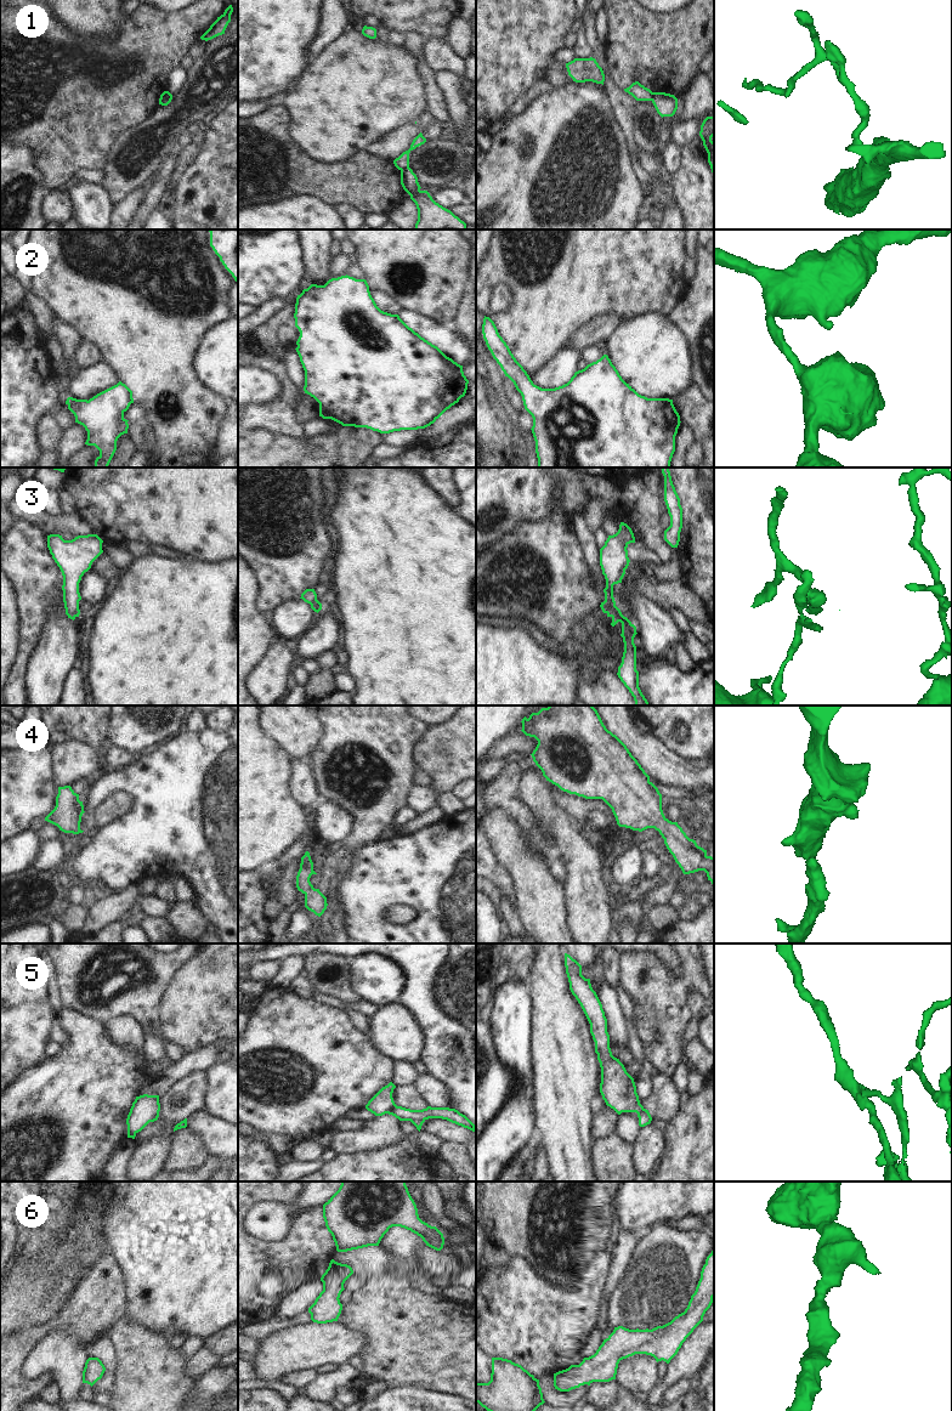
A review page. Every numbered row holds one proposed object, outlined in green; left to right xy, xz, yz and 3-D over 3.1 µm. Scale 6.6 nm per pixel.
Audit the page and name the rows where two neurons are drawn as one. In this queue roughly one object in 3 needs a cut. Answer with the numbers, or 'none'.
1, 3, 5

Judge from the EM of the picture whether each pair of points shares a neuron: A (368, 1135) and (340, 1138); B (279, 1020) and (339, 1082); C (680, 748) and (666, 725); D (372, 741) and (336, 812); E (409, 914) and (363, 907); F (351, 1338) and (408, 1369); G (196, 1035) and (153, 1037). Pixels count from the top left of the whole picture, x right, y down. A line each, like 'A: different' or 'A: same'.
A: same
B: same
C: same
D: different
E: different
F: different
G: different

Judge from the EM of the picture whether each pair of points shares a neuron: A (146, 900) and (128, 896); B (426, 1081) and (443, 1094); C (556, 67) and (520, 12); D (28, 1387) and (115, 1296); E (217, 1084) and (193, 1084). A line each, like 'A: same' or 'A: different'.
A: different
B: same
C: different
D: same
E: different

